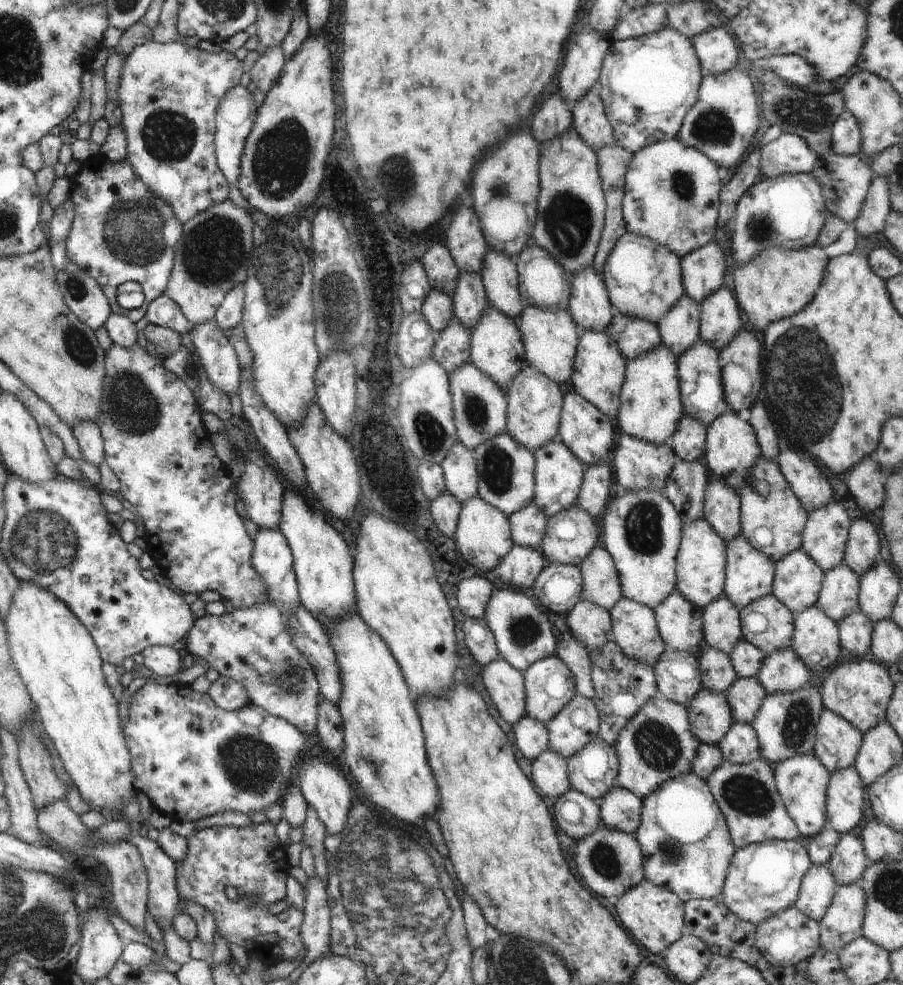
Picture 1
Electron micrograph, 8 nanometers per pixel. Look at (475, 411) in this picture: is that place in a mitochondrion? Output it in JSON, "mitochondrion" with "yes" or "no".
{"mitochondrion":"yes"}

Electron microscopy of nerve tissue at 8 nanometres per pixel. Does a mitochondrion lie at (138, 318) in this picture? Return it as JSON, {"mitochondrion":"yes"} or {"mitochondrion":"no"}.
{"mitochondrion":"no"}

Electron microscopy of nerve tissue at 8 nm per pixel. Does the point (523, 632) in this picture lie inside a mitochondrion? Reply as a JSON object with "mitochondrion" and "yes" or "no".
{"mitochondrion":"yes"}

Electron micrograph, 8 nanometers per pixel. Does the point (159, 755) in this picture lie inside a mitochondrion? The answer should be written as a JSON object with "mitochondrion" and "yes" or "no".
{"mitochondrion":"no"}

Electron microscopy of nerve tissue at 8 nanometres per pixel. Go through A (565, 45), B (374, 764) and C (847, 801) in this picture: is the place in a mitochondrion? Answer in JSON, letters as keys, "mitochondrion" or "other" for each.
{"A":"other","B":"mitochondrion","C":"other"}

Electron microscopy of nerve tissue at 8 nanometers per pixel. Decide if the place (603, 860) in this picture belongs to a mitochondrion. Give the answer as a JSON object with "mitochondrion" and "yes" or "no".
{"mitochondrion":"yes"}

